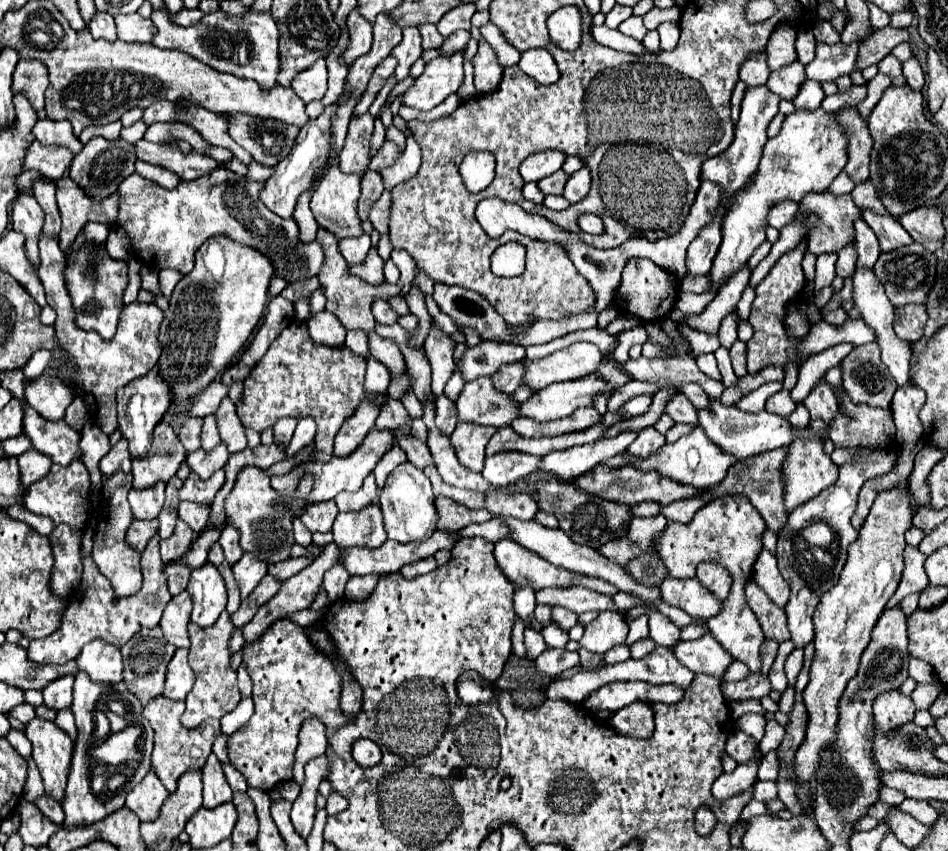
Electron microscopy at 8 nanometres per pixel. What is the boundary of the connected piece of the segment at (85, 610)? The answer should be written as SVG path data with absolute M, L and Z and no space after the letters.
M155 534L147 548L141 554L141 569L143 585L141 588L141 600L137 596L119 598L115 596L111 584L107 578L97 570L91 555L82 559L83 572L79 588L71 594L67 610L63 614L63 620L55 634L31 640L31 646L27 648L29 660L41 662L41 664L65 664L67 660L73 660L79 656L83 644L91 642L93 638L103 638L115 646L125 644L139 628L153 628L159 624L161 614L165 606L171 600L171 594L167 590L167 580L161 572L163 562L159 556L159 534Z

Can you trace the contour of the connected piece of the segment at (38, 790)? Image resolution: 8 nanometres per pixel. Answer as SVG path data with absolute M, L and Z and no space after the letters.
M29 758L27 762L29 762L29 778L27 778L27 784L25 784L25 800L35 802L37 798L45 796L45 788L43 788L43 780L39 776L39 770L37 770L33 758Z

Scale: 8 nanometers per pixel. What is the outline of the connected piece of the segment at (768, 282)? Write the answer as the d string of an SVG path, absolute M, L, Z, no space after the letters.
M803 236L803 240L797 244L797 248L785 252L777 260L777 264L771 268L771 272L755 288L755 300L753 300L751 316L749 316L749 324L753 326L753 336L747 342L747 370L749 372L757 372L757 370L761 370L761 368L765 368L769 364L783 366L787 360L791 360L787 356L793 350L795 338L789 338L785 334L783 316L785 316L785 306L791 304L793 300L799 300L799 296L801 296L799 292L801 292L801 288L805 284L803 270L801 270L801 260L803 260L805 252L807 252L807 236Z

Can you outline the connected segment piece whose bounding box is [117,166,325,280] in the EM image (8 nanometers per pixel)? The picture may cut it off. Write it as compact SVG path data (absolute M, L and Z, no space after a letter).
M219 166L211 174L201 176L197 180L181 182L175 190L165 190L159 184L141 178L139 174L131 174L127 180L121 182L121 186L117 190L119 192L119 220L117 220L117 224L121 224L121 228L129 234L135 256L141 260L141 254L143 254L143 264L157 268L157 270L173 268L173 270L179 270L181 274L191 272L193 256L195 256L197 248L209 236L223 234L235 242L241 242L243 246L251 246L251 248L263 252L271 260L271 264L275 268L275 276L279 276L283 280L307 280L309 276L317 276L325 262L323 246L319 244L319 240L303 244L299 240L299 228L297 228L295 220L283 220L277 214L273 214L271 210L267 210L261 200L255 200L255 198L259 198L261 188L263 186L259 182L239 178L231 170L225 170L225 166Z

